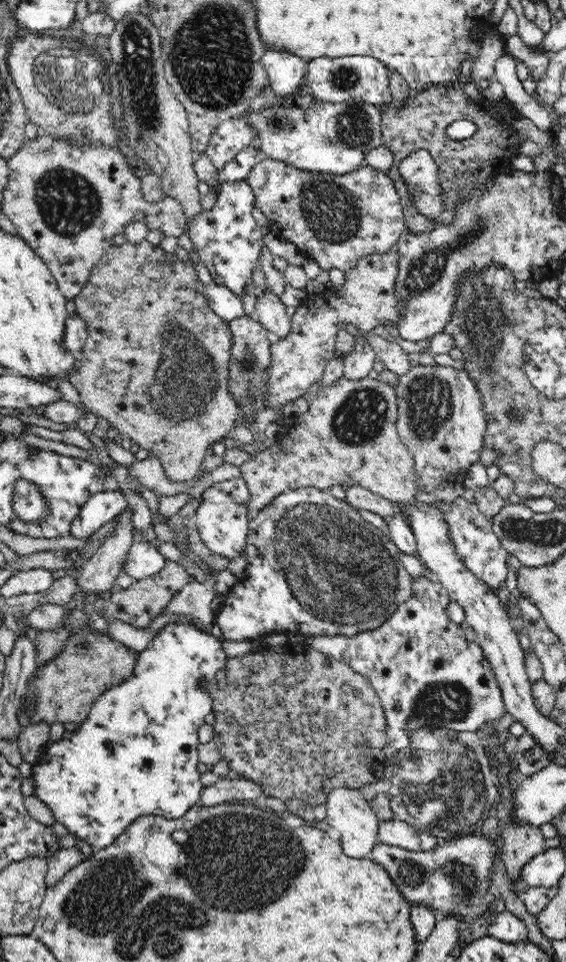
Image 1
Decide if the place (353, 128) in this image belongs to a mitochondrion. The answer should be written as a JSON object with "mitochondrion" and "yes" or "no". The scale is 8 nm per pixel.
{"mitochondrion":"yes"}

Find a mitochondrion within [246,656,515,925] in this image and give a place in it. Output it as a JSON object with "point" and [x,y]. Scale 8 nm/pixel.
{"point":[449,799]}

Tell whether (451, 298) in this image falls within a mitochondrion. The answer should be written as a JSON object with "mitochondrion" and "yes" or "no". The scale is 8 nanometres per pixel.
{"mitochondrion":"yes"}

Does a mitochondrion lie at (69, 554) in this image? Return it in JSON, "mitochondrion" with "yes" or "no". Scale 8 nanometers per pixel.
{"mitochondrion":"no"}

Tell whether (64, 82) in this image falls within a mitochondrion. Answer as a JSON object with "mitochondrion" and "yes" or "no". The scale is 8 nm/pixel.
{"mitochondrion":"yes"}

